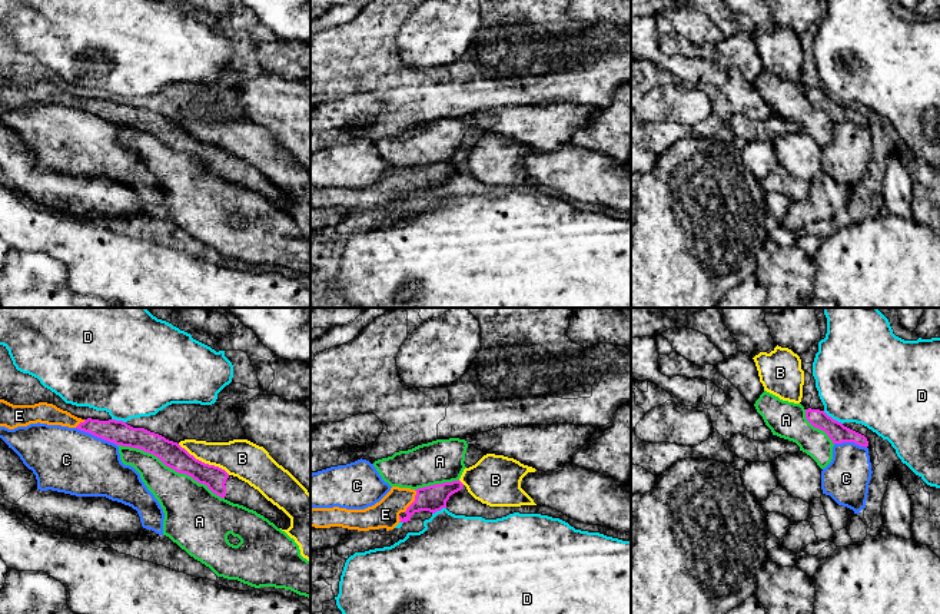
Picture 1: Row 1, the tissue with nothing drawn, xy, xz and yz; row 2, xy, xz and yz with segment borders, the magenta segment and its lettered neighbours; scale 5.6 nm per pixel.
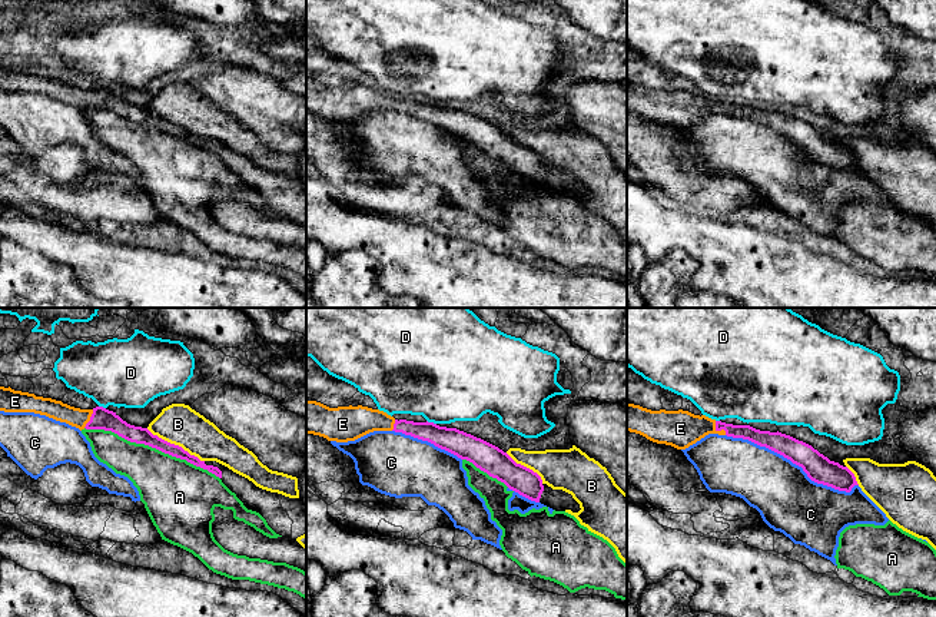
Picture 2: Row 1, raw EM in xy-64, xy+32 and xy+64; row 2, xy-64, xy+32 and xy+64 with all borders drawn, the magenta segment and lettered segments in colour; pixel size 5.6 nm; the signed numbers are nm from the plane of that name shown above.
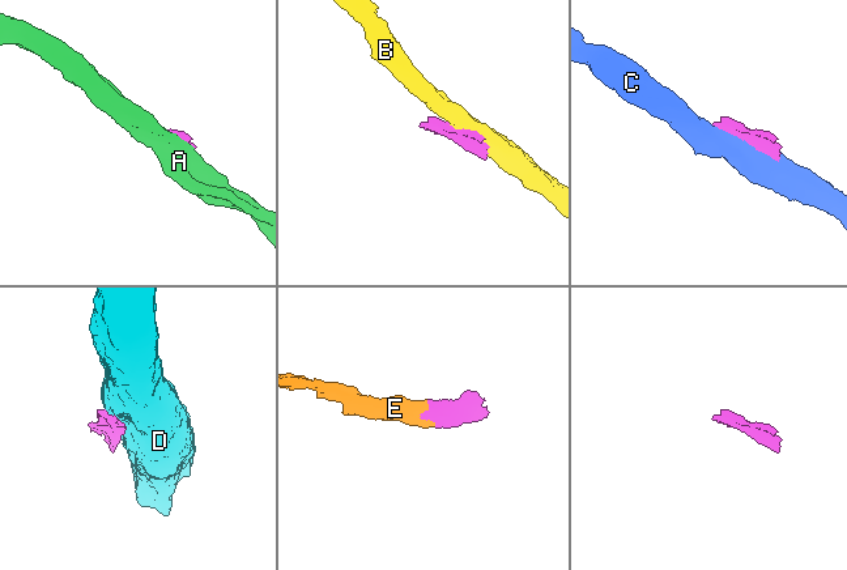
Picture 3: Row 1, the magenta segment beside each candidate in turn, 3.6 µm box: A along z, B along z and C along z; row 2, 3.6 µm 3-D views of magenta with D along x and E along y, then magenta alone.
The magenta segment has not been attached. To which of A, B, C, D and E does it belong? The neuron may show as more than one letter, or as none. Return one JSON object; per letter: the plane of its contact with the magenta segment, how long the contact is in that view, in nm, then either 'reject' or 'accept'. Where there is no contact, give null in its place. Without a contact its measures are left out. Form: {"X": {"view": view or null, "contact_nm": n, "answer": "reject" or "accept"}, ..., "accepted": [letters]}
{"A": {"view": "xy", "contact_nm": 650, "answer": "reject"}, "B": {"view": "xy", "contact_nm": 340, "answer": "reject"}, "C": {"view": "xy", "contact_nm": 260, "answer": "reject"}, "D": {"view": "yz", "contact_nm": 130, "answer": "reject"}, "E": {"view": "xz", "contact_nm": 140, "answer": "accept"}, "accepted": ["E"]}

